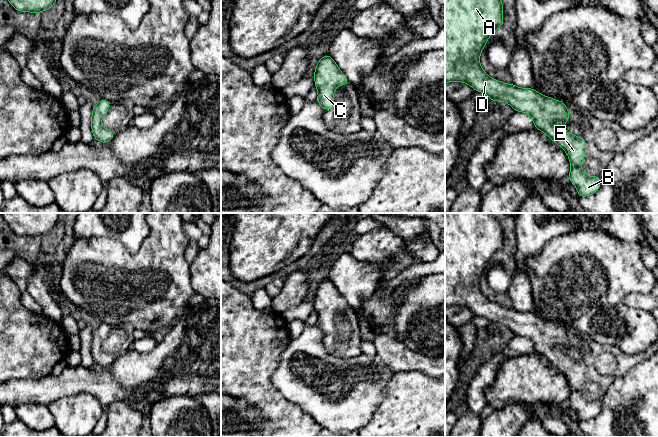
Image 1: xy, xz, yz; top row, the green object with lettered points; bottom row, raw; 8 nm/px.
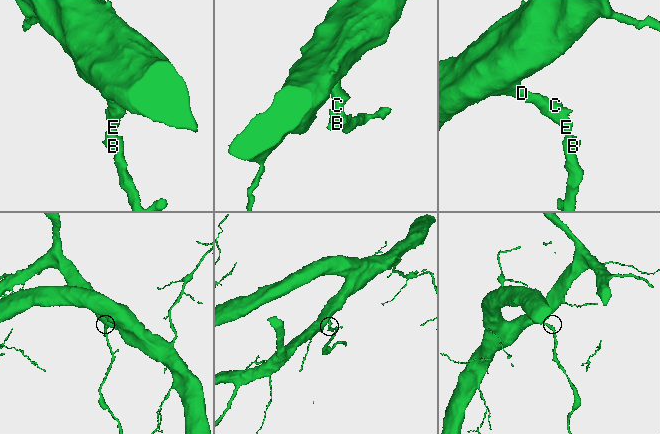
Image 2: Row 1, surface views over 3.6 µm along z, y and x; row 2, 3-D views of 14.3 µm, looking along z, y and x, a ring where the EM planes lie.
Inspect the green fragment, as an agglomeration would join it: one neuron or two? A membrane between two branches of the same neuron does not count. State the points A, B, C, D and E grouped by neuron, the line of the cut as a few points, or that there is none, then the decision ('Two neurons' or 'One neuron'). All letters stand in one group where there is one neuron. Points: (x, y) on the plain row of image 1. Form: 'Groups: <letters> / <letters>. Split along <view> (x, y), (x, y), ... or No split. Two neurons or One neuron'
Groups: A B C D E. No split. One neuron

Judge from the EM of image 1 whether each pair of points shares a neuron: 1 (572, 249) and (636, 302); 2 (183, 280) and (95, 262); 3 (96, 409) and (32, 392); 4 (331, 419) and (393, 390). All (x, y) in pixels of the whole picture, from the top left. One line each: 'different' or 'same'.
1: different
2: same
3: different
4: different

